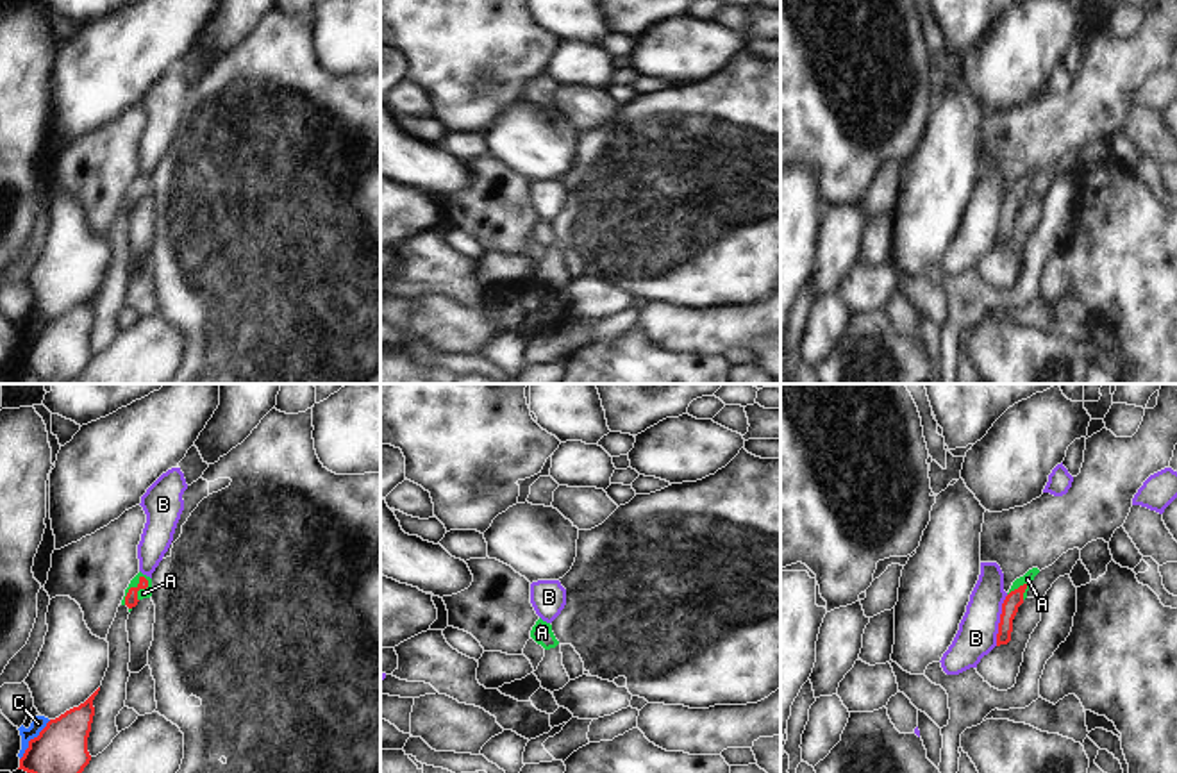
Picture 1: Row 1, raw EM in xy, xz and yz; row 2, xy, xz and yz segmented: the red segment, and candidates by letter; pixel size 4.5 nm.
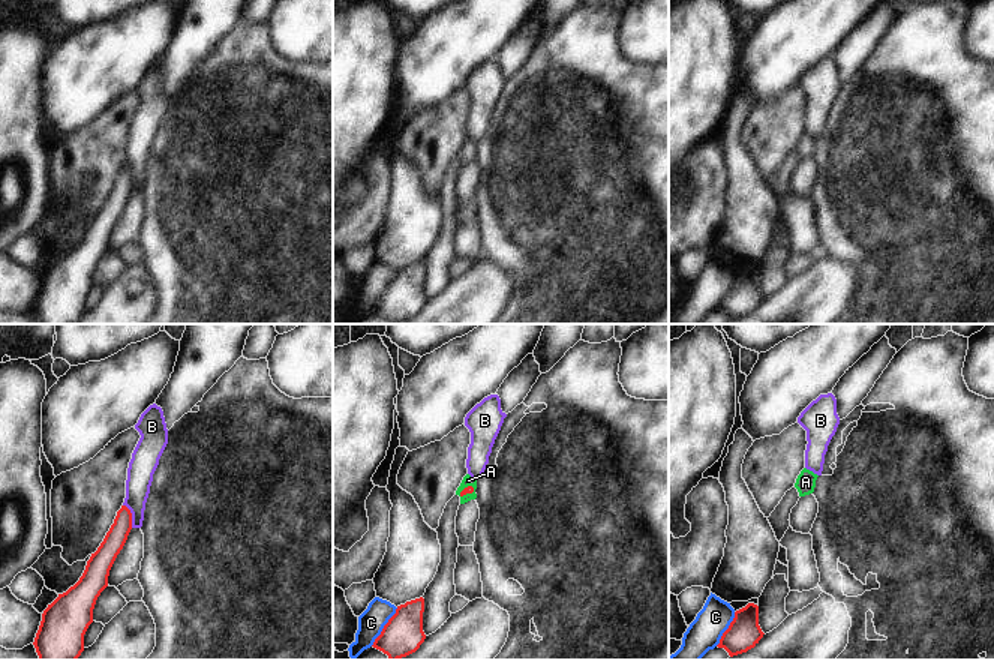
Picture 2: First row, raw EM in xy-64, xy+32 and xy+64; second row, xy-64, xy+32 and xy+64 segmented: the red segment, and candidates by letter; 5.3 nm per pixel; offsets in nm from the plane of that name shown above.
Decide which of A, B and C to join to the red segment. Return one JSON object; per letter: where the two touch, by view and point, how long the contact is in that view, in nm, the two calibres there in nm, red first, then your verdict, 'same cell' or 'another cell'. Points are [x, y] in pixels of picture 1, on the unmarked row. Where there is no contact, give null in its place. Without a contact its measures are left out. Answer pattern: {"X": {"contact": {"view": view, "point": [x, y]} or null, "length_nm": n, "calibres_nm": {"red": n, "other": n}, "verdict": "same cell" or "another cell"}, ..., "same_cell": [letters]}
{"A": {"contact": {"view": "xy", "point": [129, 190]}, "length_nm": 160, "calibres_nm": {"red": 60, "other": 50}, "verdict": "same cell"}, "B": {"contact": {"view": "yz", "point": [1001, 220]}, "length_nm": 240, "calibres_nm": {"red": 80, "other": 180}, "verdict": "another cell"}, "C": {"contact": {"view": "xy", "point": [31, 340]}, "length_nm": 240, "calibres_nm": {"red": 260, "other": 70}, "verdict": "another cell"}, "same_cell": ["A"]}

